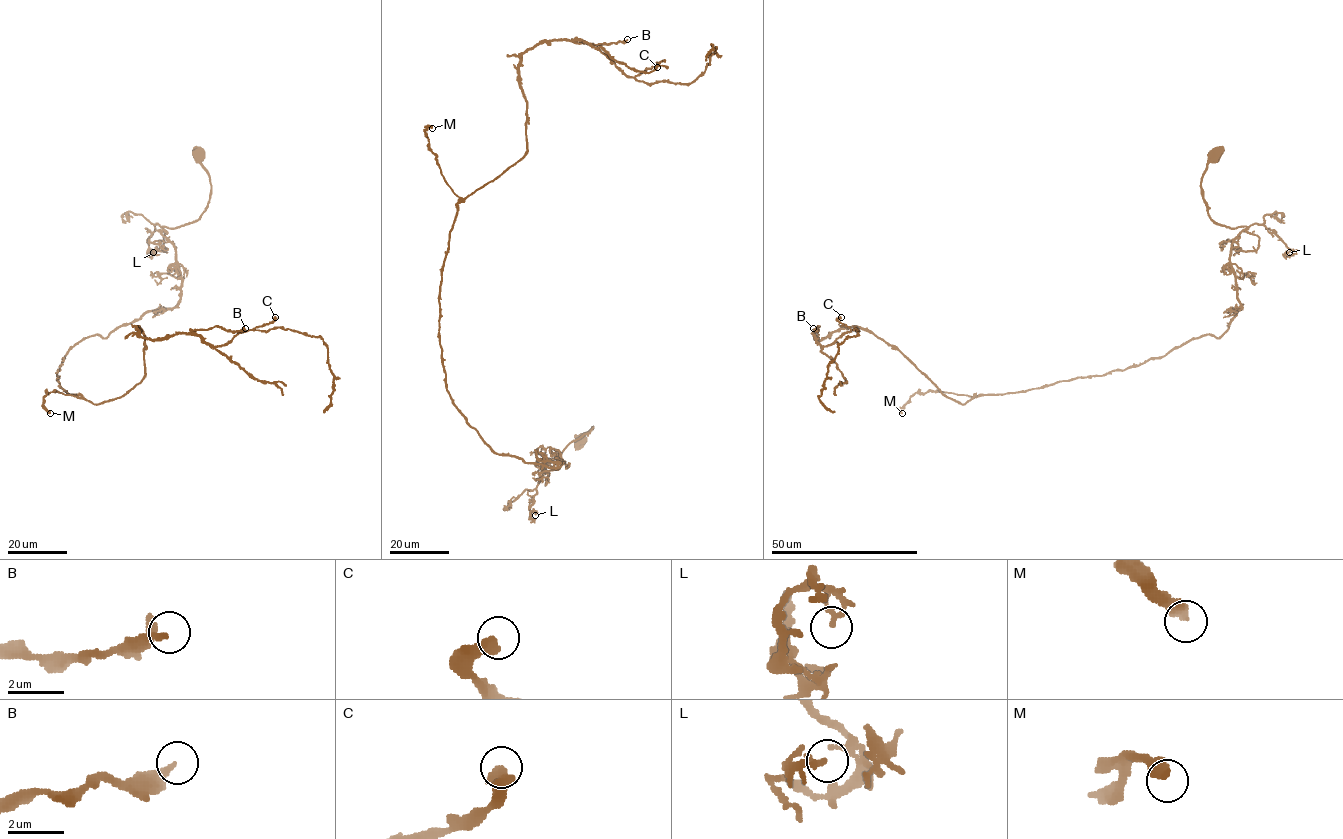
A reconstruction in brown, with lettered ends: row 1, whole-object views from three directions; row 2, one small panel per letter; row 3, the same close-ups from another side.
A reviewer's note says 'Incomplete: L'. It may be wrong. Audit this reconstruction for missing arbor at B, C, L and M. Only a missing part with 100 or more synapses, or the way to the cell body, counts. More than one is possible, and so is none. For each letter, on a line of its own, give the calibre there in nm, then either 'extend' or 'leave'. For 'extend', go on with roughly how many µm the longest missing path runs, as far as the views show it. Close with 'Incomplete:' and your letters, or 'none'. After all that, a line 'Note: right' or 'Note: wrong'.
B: 190 nm thick; leave
C: 460 nm thick; leave
L: 220 nm thick; leave
M: 380 nm thick; leave
Incomplete: none
Note: wrong

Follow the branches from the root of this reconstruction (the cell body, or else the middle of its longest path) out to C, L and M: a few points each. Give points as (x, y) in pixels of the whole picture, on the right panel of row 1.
C: (1215, 154), (1207, 215), (1246, 227), (1218, 338), (962, 404), (860, 328), (821, 346), (851, 330), (841, 317)
L: (1215, 154), (1201, 182), (1207, 215), (1231, 228), (1263, 225), (1291, 251), (1286, 256), (1284, 253), (1289, 252)
M: (1215, 154), (1207, 215), (1246, 227), (1229, 252), (1241, 308), (1218, 338), (1021, 392), (915, 393), (902, 413)

